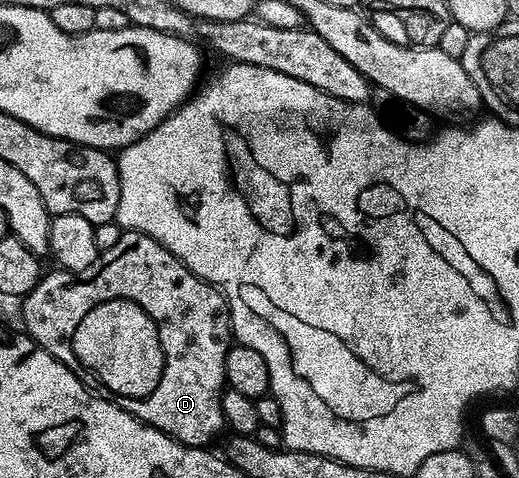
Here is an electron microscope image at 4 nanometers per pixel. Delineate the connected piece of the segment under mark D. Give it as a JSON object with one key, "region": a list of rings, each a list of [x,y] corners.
{"region":[[[131,230],[121,231],[118,242],[110,246],[110,250],[101,252],[96,257],[94,266],[86,266],[86,270],[81,272],[55,271],[49,276],[48,273],[41,275],[34,290],[30,290],[19,301],[20,320],[24,323],[23,331],[26,335],[38,346],[42,346],[46,354],[58,358],[62,366],[75,369],[78,363],[72,349],[72,339],[82,318],[107,300],[129,300],[130,303],[136,303],[157,326],[161,348],[164,351],[164,369],[161,381],[148,397],[117,396],[115,402],[134,418],[154,426],[168,436],[173,436],[180,444],[191,448],[208,448],[211,440],[226,428],[220,396],[226,387],[226,354],[233,343],[234,333],[232,318],[228,314],[228,302],[223,291],[203,280],[201,276],[193,274],[178,257],[170,254],[170,250],[166,250],[154,238]]]}

